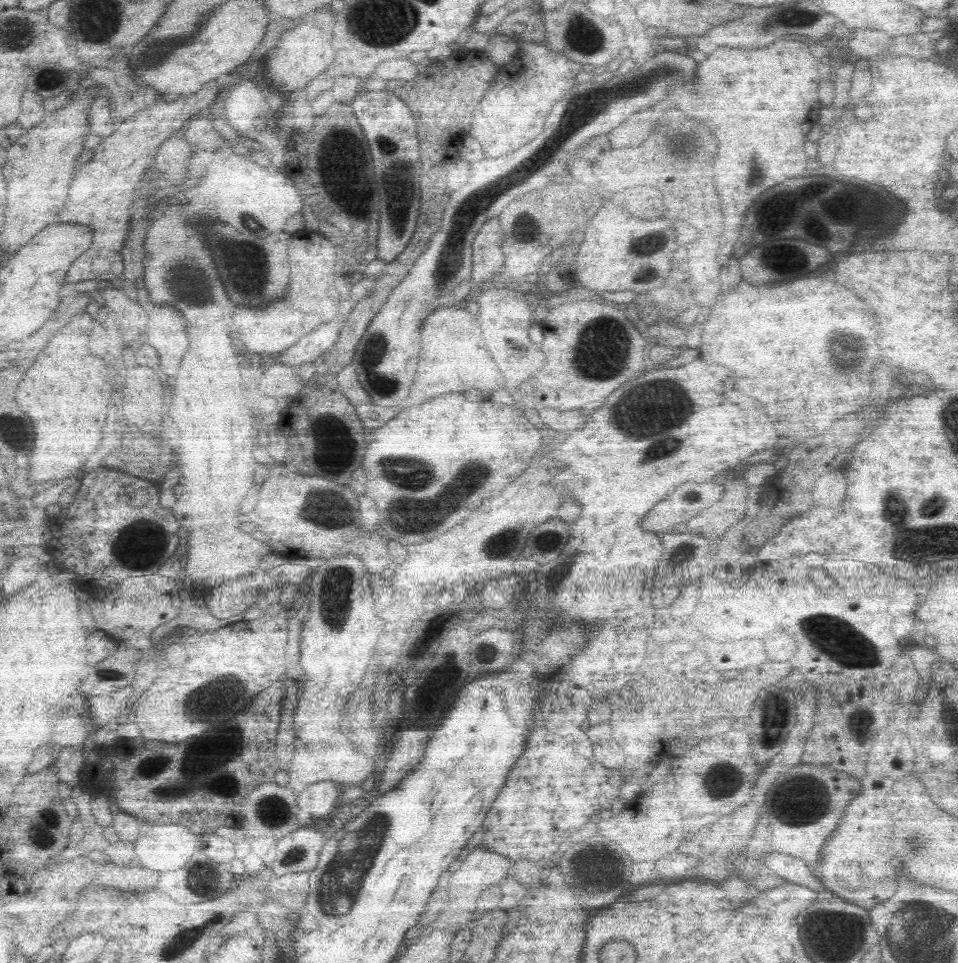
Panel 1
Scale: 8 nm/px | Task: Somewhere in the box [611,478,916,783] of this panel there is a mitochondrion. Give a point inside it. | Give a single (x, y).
(837, 642)

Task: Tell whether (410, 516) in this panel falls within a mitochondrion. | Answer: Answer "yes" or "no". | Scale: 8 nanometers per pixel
yes

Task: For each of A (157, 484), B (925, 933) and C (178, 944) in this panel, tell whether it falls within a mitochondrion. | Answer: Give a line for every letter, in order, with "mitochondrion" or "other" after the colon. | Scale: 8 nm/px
A: other
B: mitochondrion
C: mitochondrion

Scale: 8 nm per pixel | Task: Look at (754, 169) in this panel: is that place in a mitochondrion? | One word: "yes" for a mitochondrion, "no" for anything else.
yes

